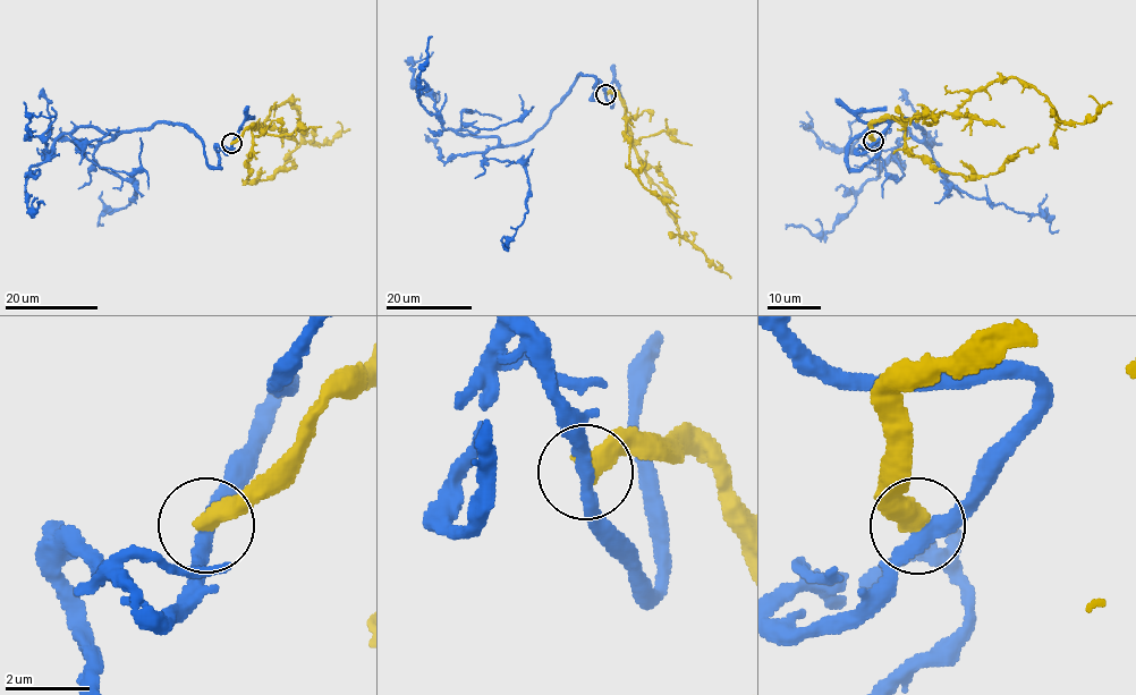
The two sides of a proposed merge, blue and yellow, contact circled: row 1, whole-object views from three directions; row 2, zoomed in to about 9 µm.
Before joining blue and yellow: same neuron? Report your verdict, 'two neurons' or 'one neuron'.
two neurons

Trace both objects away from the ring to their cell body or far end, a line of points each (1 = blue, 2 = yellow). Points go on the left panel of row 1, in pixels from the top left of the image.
1: (232, 143), (211, 167), (179, 124), (113, 138), (76, 126), (30, 168), (28, 208), (44, 204)
2: (232, 143), (289, 100), (305, 141), (328, 144), (341, 130), (337, 123)

